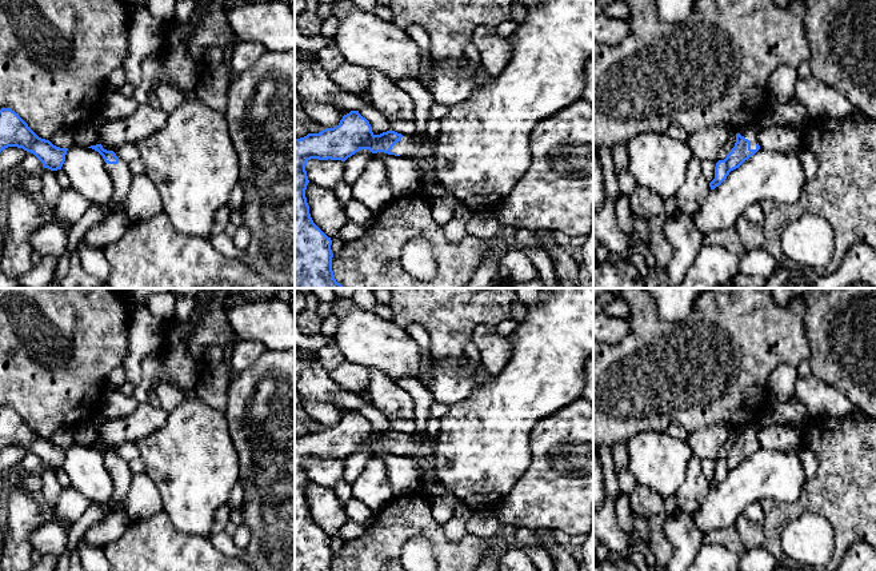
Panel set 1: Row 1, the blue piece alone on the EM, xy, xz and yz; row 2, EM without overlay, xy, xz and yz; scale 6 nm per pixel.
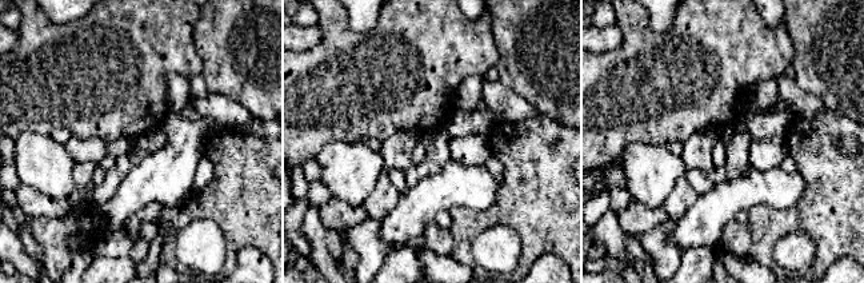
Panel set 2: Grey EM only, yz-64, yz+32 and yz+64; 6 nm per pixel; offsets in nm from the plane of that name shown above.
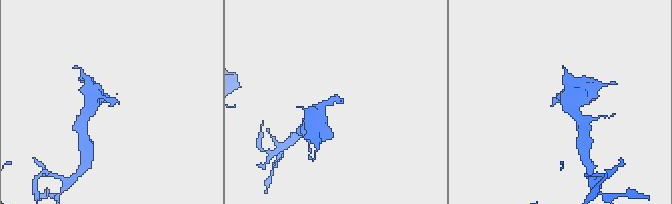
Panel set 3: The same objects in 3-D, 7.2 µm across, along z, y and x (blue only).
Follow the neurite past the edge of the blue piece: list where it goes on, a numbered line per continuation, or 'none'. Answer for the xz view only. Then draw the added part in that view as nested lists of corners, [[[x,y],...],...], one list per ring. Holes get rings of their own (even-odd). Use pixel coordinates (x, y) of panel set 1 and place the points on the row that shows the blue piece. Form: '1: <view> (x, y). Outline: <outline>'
1: xz (408, 147). Outline: [[[403,133],[401,140],[392,147],[391,152],[400,155],[401,157],[412,159],[420,171],[419,184],[427,184],[432,181],[427,175],[435,168],[435,155],[431,159],[420,156],[417,153],[420,144],[421,140]]]

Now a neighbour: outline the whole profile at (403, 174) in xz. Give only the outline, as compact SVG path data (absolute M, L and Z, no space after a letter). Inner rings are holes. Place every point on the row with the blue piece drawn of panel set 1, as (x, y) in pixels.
M377 152L375 155L383 160L387 167L388 183L393 199L408 196L417 189L420 171L412 159L384 152Z

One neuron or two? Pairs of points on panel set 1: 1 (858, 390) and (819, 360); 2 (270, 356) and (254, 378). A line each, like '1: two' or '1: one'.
1: one
2: one

